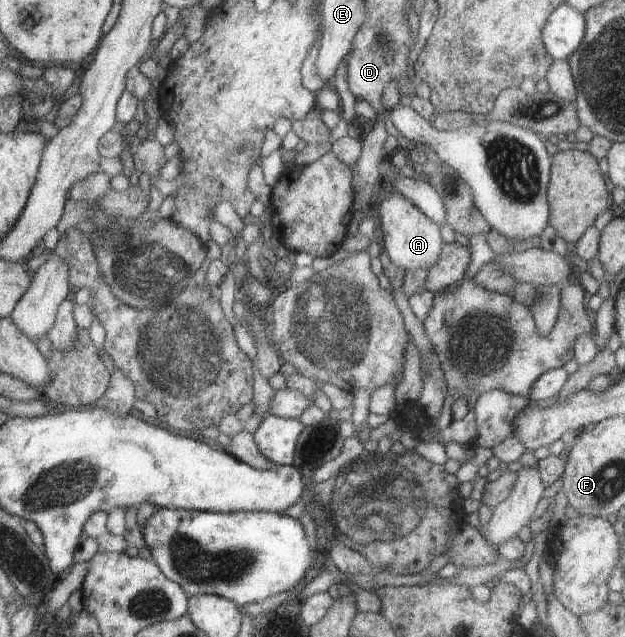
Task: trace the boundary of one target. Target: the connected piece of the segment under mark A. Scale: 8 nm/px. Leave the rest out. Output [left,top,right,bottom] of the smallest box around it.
[378,194,442,272]

